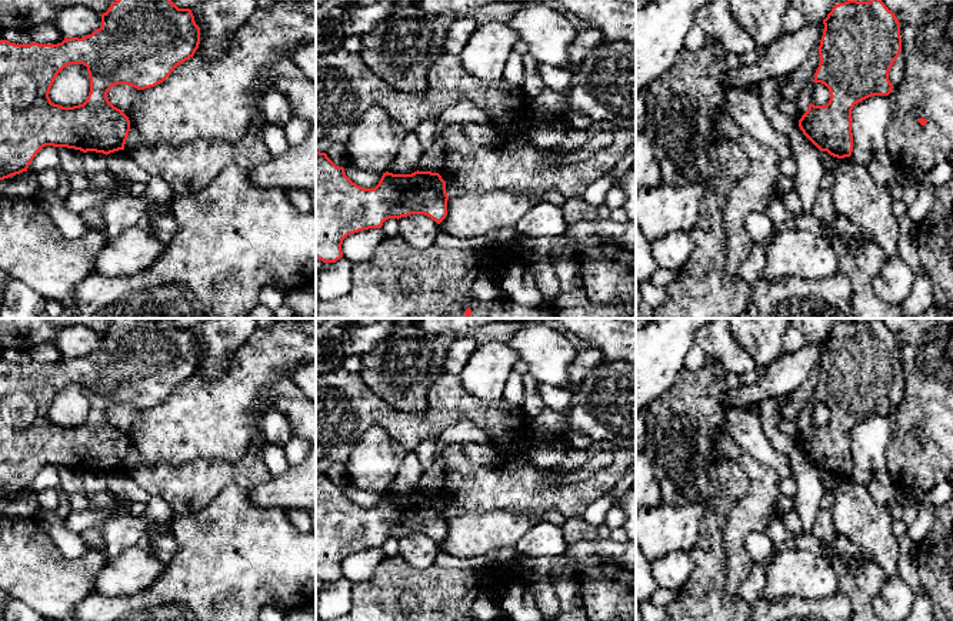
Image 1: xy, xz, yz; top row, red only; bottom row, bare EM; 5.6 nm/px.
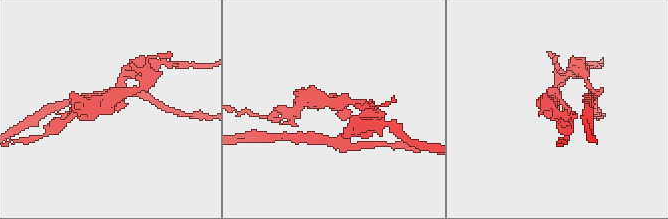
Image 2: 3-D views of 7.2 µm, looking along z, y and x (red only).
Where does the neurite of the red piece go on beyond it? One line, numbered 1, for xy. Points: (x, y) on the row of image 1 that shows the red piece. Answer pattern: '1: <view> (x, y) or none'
1: none

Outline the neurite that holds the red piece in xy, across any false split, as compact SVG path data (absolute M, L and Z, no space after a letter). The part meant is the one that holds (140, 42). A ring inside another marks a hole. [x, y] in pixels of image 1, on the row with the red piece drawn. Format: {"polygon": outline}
{"polygon": "M116 0L110 4L109 10L100 16L101 16L101 27L81 39L64 37L64 40L57 44L39 44L34 41L31 41L30 44L14 44L7 40L0 40L0 180L27 171L31 160L46 146L67 147L67 148L80 150L83 153L96 151L96 153L103 153L106 156L119 150L124 150L124 144L130 131L130 120L120 108L114 107L109 101L107 99L109 90L116 84L127 84L137 90L154 87L163 83L179 64L193 57L200 44L200 27L196 24L191 10L179 9L171 0ZM69 64L84 64L87 67L90 79L90 93L83 104L73 107L63 107L54 104L50 100L49 93L57 74Z"}

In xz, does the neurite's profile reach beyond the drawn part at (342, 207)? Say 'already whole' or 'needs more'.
already whole

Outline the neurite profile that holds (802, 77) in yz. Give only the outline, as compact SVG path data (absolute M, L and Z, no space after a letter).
M813 50L797 67L787 76L787 84L782 93L787 100L794 100L803 89L810 90L814 84L814 73L820 63L819 50Z

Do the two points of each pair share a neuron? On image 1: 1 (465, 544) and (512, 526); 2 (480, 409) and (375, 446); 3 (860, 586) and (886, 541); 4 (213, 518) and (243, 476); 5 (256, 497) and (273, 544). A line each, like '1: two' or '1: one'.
1: one
2: two
3: two
4: two
5: two

